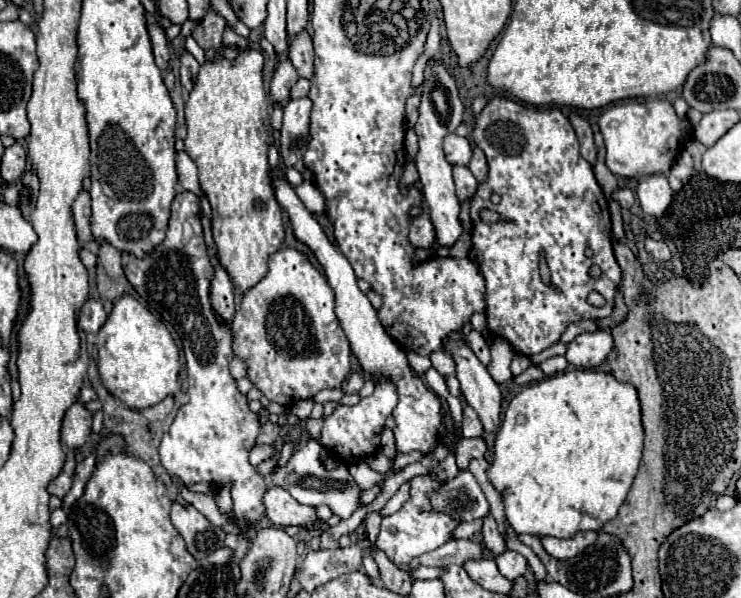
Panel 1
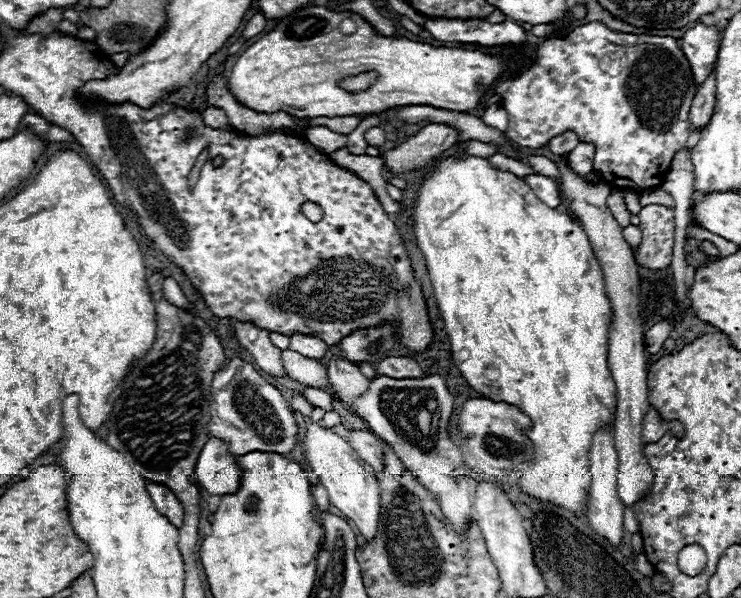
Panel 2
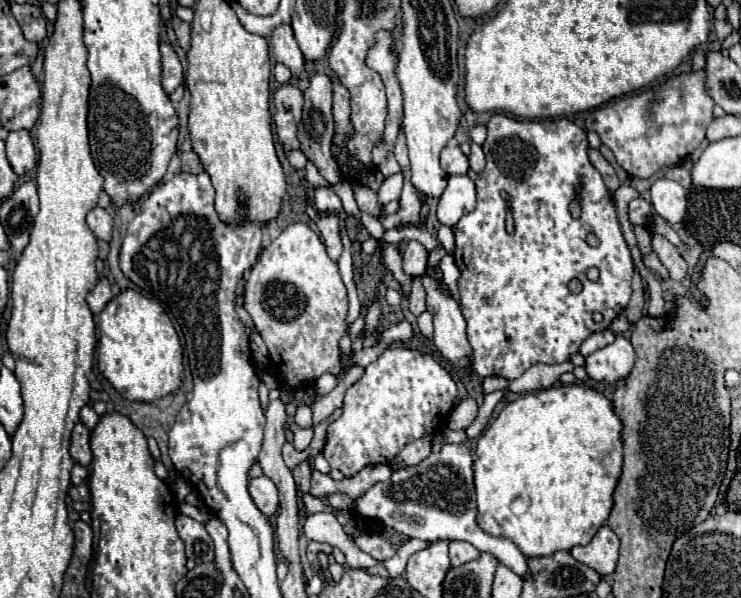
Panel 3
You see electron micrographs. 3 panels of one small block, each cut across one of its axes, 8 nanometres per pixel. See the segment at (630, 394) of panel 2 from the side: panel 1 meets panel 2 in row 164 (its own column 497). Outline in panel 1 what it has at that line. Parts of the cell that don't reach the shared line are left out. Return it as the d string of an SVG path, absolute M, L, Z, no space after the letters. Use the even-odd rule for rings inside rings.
M506 550L502 556L496 558L496 566L498 566L498 570L500 570L500 574L504 578L516 580L526 572L528 562L526 562L526 558L522 554L518 554L514 550Z

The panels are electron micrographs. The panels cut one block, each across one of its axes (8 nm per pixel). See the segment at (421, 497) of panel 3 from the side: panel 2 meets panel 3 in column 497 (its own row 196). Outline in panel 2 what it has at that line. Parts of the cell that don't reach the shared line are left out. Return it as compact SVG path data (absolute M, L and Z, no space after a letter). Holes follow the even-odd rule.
M530 174L530 176L524 176L522 180L532 188L532 192L538 196L540 202L544 202L550 208L558 208L560 206L560 196L558 196L556 184L550 178L538 176L538 174Z

